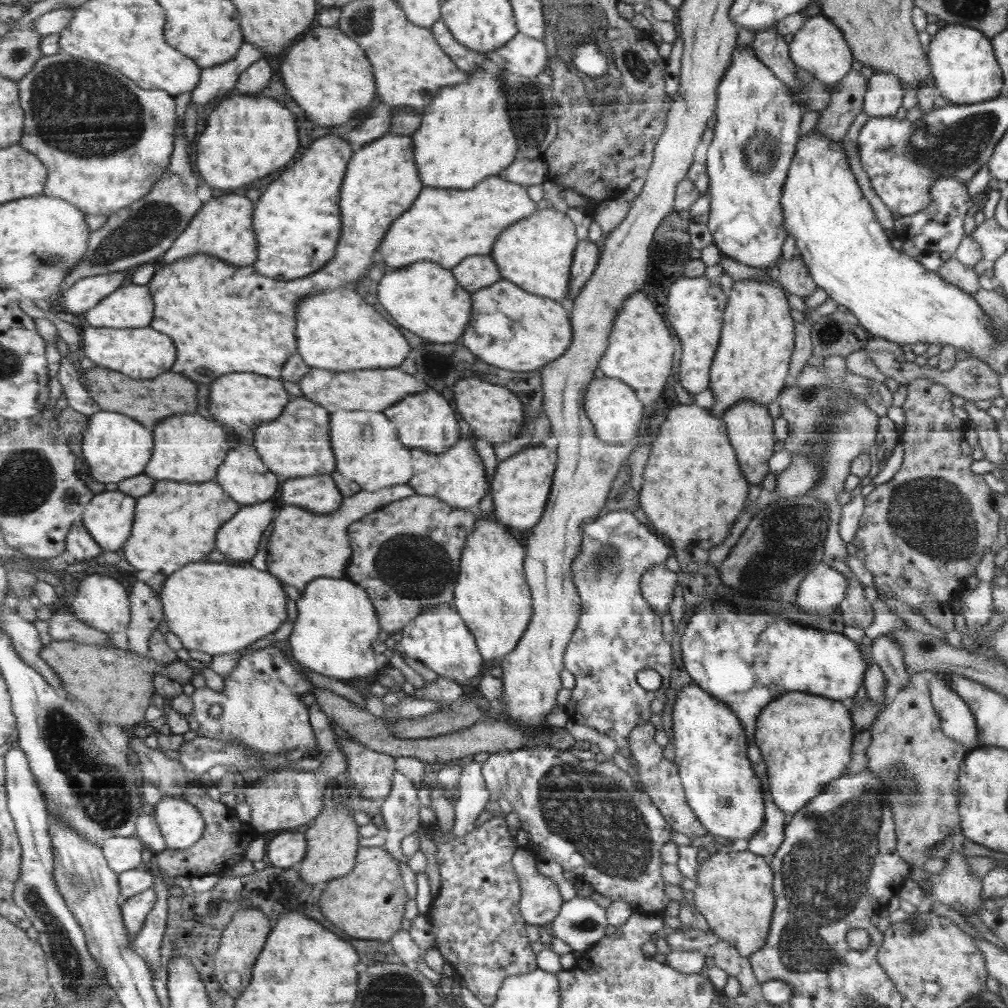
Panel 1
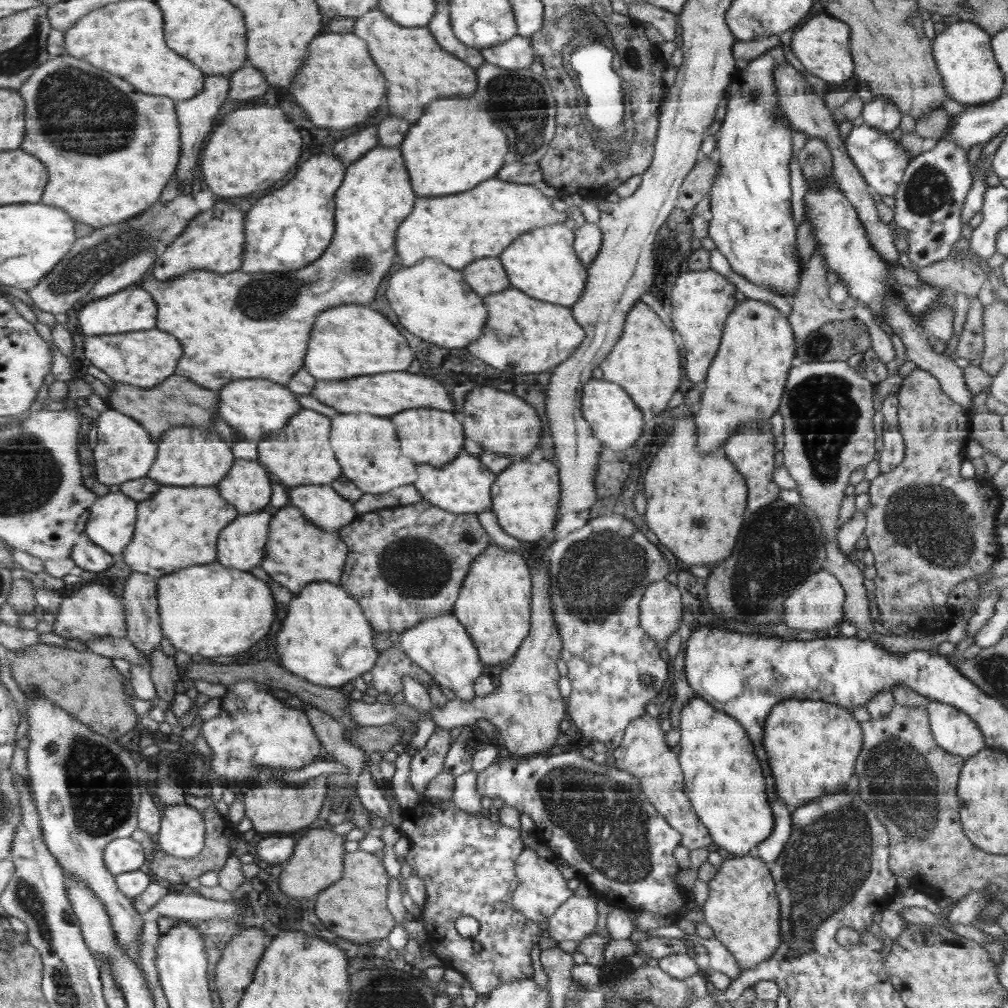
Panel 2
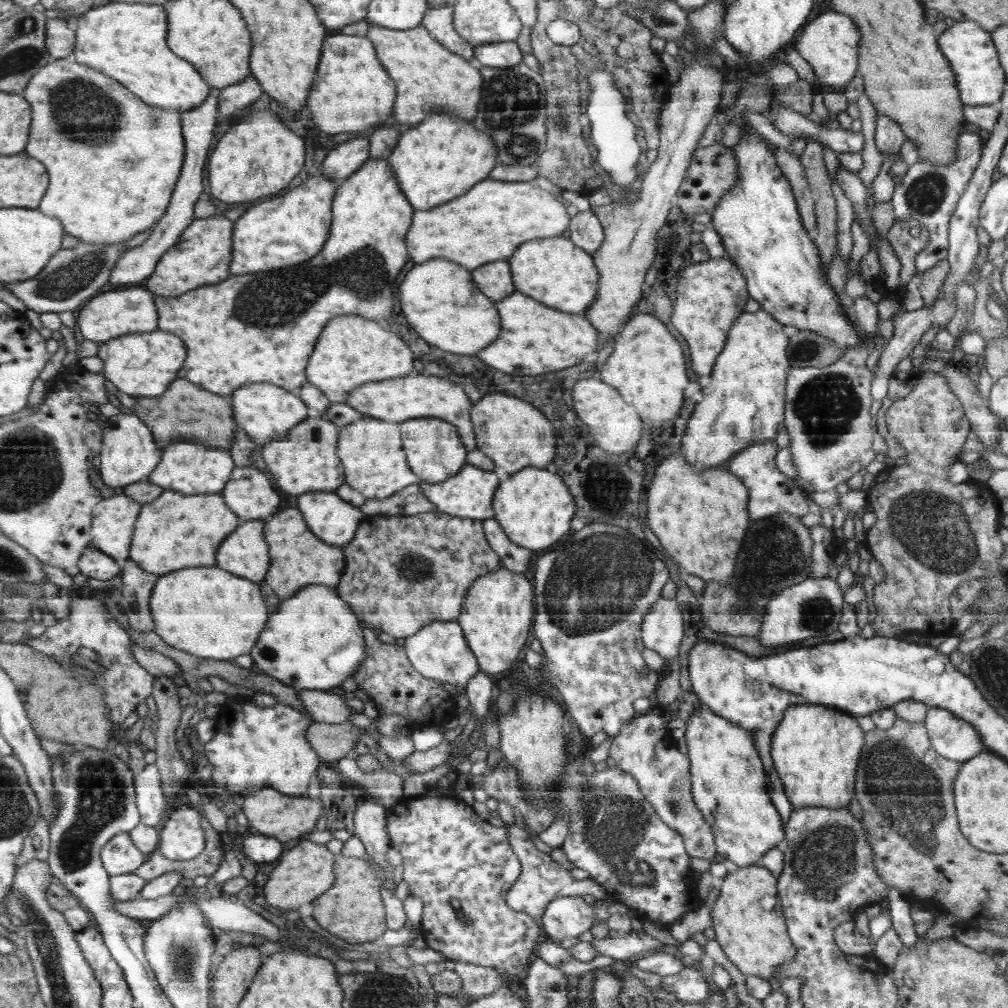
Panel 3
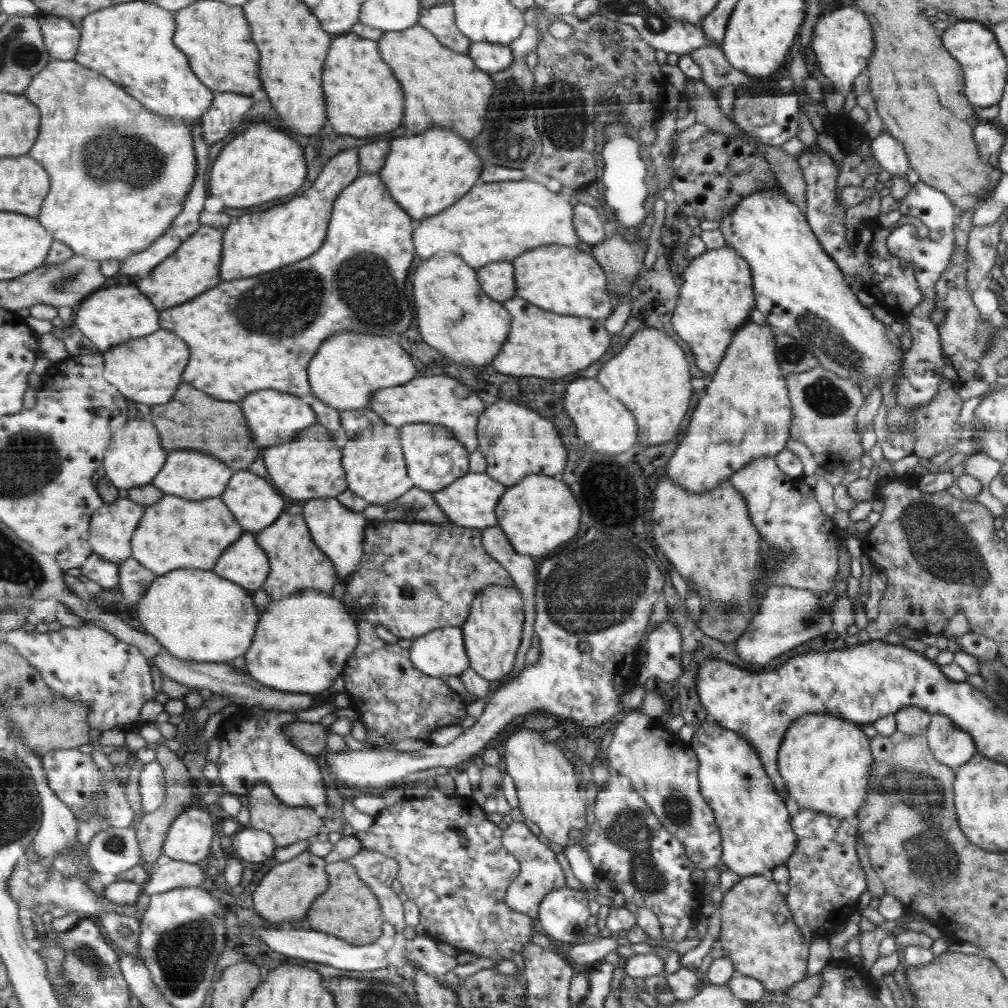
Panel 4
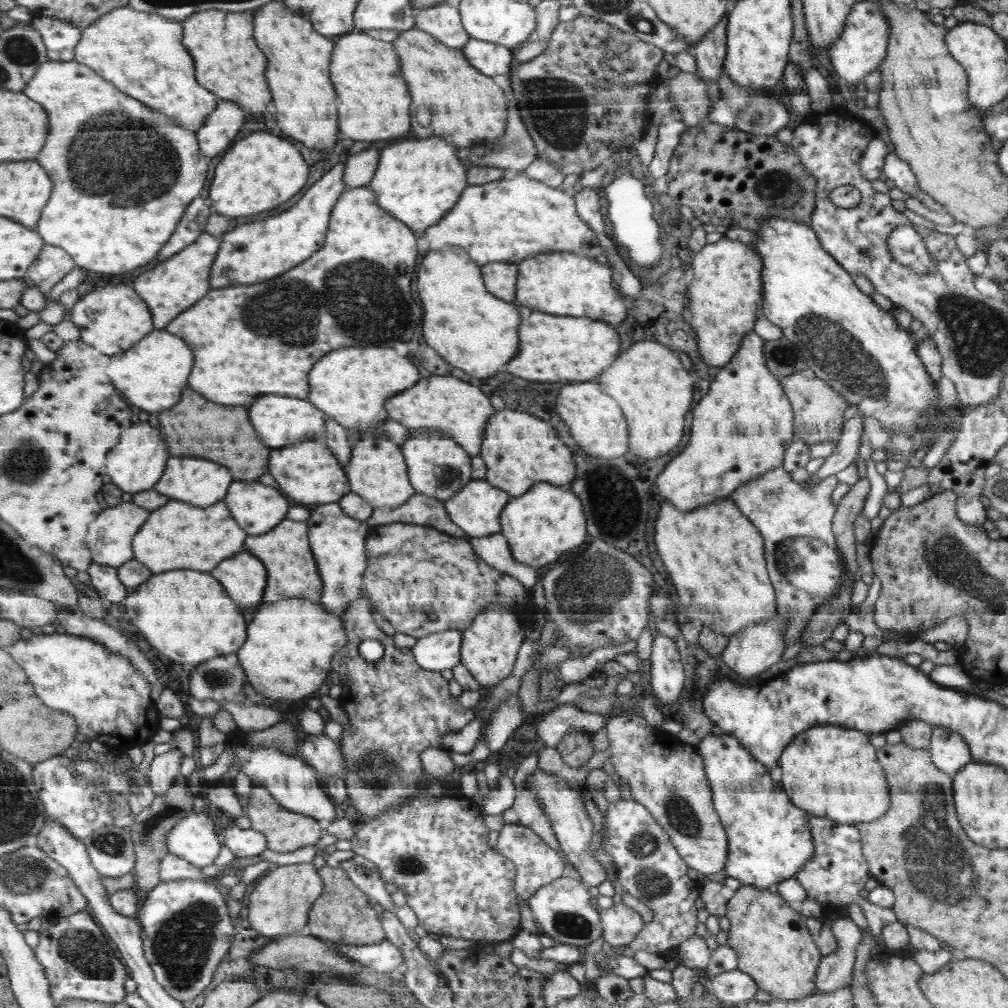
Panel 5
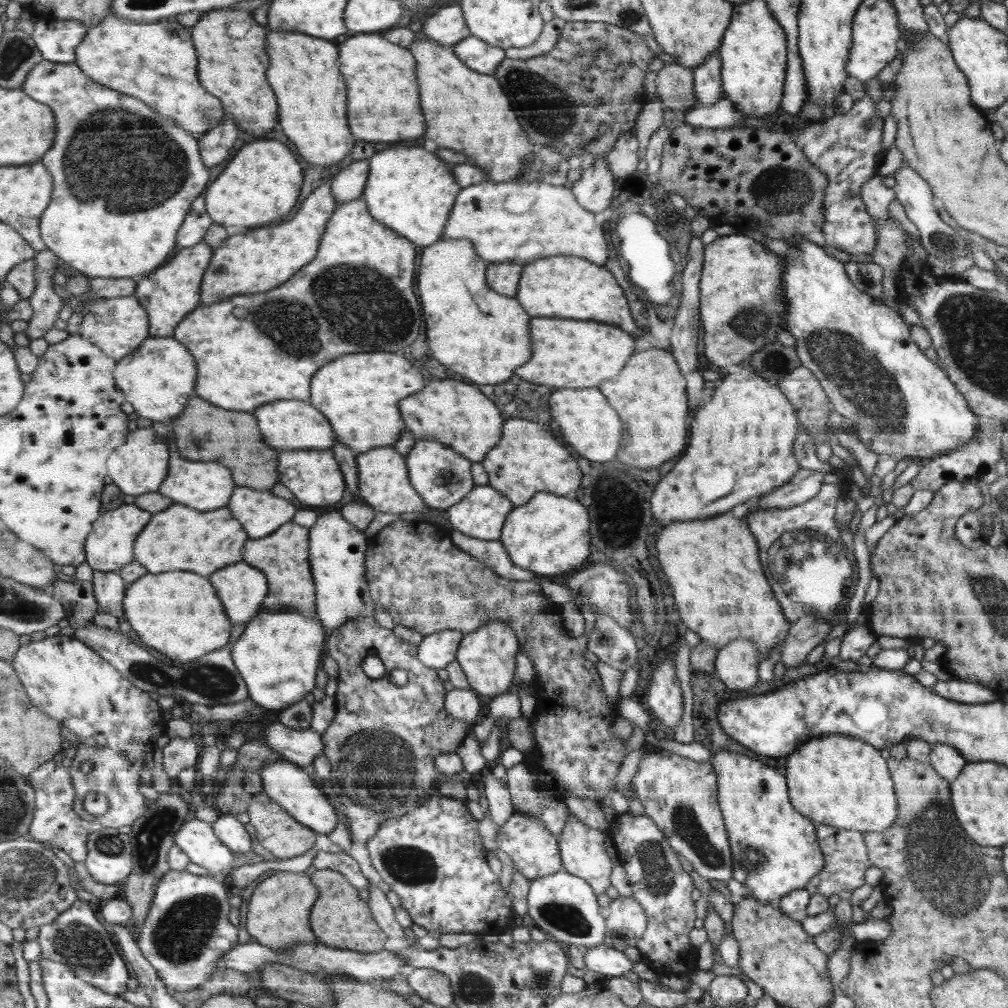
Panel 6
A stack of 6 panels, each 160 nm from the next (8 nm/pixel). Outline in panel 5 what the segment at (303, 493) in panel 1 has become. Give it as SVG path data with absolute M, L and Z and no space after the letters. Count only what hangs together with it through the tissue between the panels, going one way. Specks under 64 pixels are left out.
M340 504L319 505L316 510L310 512L307 524L312 524L312 548L316 548L316 560L320 560L320 572L324 572L324 580L328 580L328 588L324 588L324 604L327 611L336 616L347 610L350 603L354 603L363 596L363 576L368 567L366 542L370 534L370 526L364 521L358 521L349 514L344 513Z

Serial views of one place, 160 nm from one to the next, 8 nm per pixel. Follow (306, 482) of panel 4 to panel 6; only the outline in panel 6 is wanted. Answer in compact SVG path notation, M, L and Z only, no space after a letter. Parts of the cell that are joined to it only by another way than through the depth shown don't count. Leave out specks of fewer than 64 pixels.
M332 449L330 450L300 450L284 451L280 454L280 474L284 474L288 468L296 470L296 478L284 478L280 480L301 503L313 507L325 507L336 505L336 502L344 496L344 478L338 468L338 462L334 460Z

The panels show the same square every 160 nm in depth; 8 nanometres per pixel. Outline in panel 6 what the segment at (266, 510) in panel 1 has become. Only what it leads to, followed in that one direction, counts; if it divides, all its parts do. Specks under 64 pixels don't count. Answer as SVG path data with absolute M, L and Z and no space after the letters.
M246 562L223 568L210 577L210 581L219 590L235 624L246 624L258 615L270 590L263 570L252 568Z

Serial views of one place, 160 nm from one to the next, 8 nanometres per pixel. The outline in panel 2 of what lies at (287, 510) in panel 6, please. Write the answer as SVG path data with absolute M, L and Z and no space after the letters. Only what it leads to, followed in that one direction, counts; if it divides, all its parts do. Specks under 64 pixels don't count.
M237 459L230 476L220 484L220 490L242 514L250 514L270 504L272 482L258 461Z

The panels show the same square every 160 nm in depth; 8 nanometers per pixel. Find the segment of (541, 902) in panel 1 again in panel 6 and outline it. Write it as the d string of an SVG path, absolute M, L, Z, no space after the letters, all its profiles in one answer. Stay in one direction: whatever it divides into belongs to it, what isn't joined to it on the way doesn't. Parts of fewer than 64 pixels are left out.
M516 811L500 828L496 835L497 848L510 856L514 868L530 882L539 876L555 874L556 868L562 868L562 853L558 852L559 840L541 820Z

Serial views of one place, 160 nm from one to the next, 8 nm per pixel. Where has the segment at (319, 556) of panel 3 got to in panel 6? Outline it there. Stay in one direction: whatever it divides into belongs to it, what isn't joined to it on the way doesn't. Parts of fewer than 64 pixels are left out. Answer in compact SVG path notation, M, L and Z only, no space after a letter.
M294 521L280 527L280 532L264 537L264 540L250 540L244 548L244 562L256 564L263 570L270 585L263 609L268 611L296 611L304 616L316 617L315 585L310 574L310 554L308 554L308 528Z

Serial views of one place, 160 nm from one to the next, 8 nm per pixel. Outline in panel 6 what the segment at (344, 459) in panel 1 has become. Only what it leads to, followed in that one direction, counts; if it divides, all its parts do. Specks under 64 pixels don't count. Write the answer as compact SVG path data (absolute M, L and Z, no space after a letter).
M377 447L372 452L357 454L358 461L358 496L366 505L374 511L401 515L404 513L418 513L435 517L442 512L430 512L428 505L422 502L423 498L416 494L416 489L410 486L406 472L406 462L400 454L396 454L392 448Z

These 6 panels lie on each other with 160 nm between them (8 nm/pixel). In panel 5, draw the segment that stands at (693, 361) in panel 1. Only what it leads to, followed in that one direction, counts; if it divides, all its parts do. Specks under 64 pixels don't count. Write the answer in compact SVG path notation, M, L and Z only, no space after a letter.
M723 237L722 240L718 240L718 242L714 244L707 244L703 246L699 251L694 253L695 257L693 258L692 264L690 268L688 268L689 272L689 283L687 284L686 290L686 318L688 318L689 325L694 328L694 332L696 332L696 336L698 336L697 340L697 348L700 351L701 358L710 368L712 367L724 367L728 363L731 362L731 359L734 358L735 354L739 351L739 348L743 344L743 340L747 335L750 335L753 331L755 322L763 316L763 303L766 302L763 299L763 260L760 258L759 253L755 251L754 248L750 248L747 245L744 245L742 242L738 242L738 240L729 240L727 237Z

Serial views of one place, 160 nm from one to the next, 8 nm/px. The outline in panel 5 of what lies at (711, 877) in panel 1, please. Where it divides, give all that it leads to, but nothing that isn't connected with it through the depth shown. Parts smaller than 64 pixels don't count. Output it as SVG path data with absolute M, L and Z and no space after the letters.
M741 885L722 913L729 921L726 945L736 952L737 970L749 974L758 989L769 993L773 1000L784 1001L802 1000L817 993L815 976L822 956L802 916L776 890Z

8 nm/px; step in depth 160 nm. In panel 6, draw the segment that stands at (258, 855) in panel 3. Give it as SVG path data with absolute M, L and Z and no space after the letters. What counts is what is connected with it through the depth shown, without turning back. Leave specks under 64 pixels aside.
M221 814L214 825L220 840L223 840L237 853L246 854L252 851L252 842L254 842L255 839L248 830L249 828L242 824L236 815Z

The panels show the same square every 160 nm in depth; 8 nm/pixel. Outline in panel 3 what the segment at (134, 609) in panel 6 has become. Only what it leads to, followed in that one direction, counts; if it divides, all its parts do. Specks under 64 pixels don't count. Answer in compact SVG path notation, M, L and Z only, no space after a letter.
M217 566L194 568L172 572L162 578L156 586L152 600L152 612L157 633L172 646L202 658L232 661L238 656L251 652L265 630L268 620L268 608L262 600L260 588L250 580L244 580L235 573L227 572Z

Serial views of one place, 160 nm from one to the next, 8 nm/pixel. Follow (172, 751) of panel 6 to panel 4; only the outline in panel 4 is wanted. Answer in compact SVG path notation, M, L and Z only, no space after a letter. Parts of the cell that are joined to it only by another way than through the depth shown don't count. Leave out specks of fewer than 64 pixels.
M155 760L146 764L140 775L140 781L140 792L143 798L142 805L145 812L154 812L164 804L168 795L167 776L162 763Z

